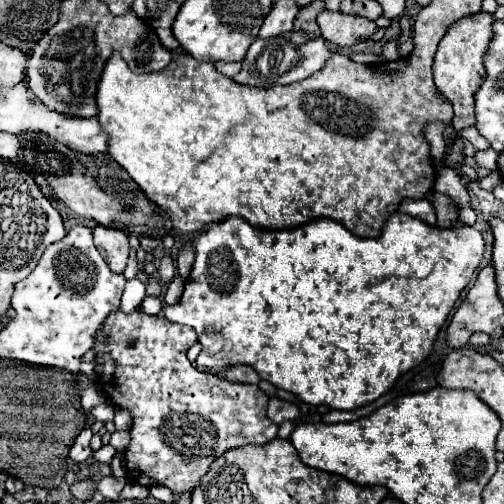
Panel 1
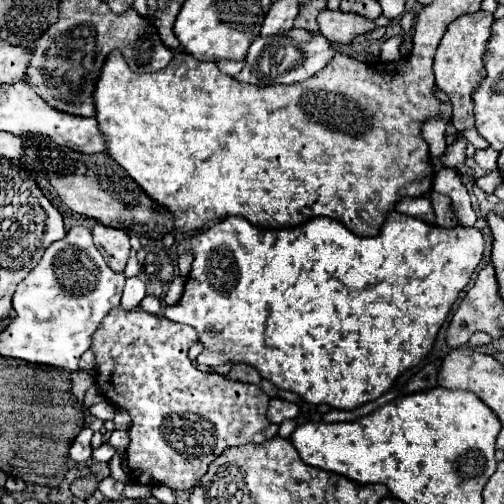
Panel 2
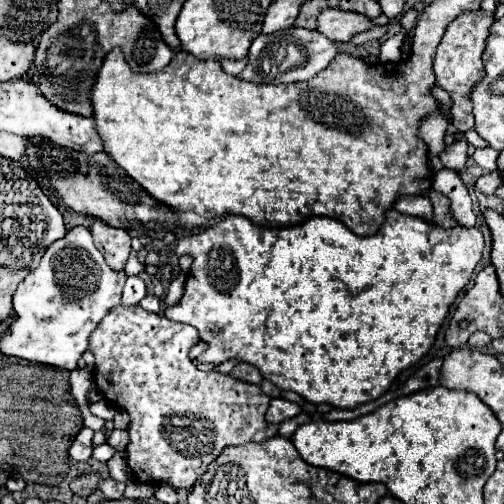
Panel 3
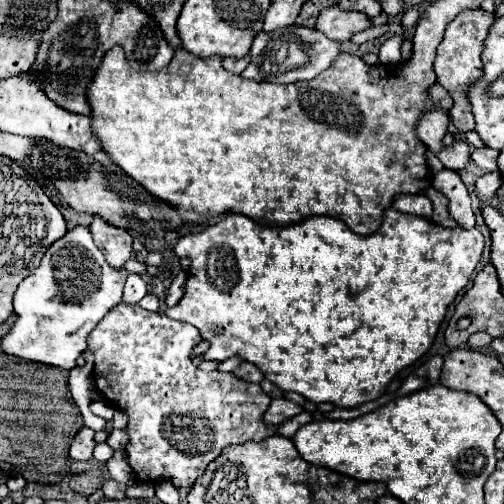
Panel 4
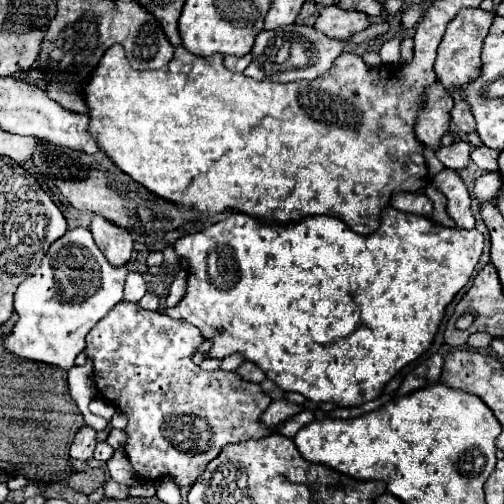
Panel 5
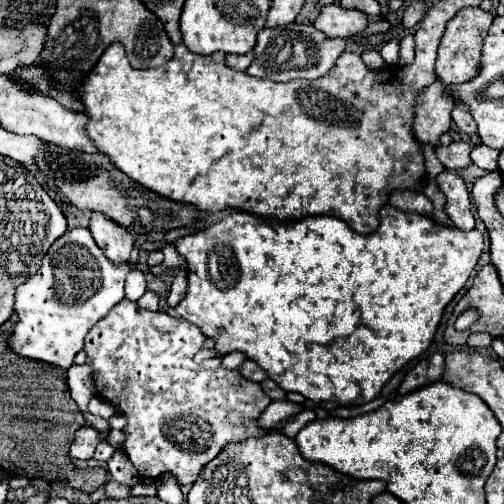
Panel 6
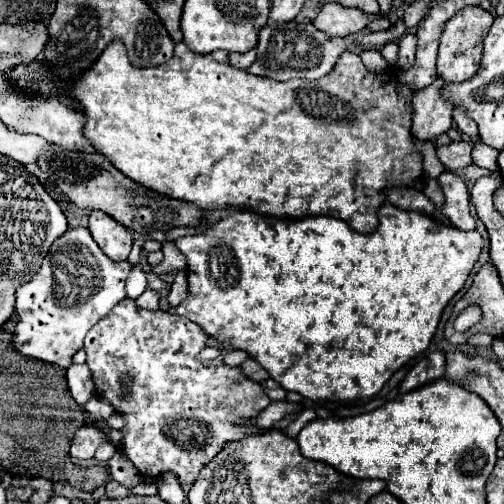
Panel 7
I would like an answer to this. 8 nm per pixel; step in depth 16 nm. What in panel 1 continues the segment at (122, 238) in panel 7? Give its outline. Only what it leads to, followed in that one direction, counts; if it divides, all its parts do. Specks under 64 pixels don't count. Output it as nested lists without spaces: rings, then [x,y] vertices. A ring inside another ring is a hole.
[[[96,224],[92,232],[94,232],[94,244],[102,254],[102,258],[106,260],[106,264],[110,266],[110,270],[124,272],[128,262],[128,252],[130,252],[128,234],[124,230],[106,228],[102,224]]]

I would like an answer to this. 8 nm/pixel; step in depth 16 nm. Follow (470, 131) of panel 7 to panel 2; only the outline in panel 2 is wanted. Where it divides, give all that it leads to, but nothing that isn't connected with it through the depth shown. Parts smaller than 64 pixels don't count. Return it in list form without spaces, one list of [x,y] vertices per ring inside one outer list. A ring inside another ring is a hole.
[[[484,10],[464,14],[448,26],[442,42],[438,44],[438,52],[434,58],[436,86],[442,88],[452,100],[452,126],[458,132],[474,128],[474,114],[472,114],[474,104],[472,104],[470,94],[486,76],[484,64],[482,64],[482,54],[486,50],[486,42],[491,36],[491,25],[494,21],[493,14],[484,12]]]

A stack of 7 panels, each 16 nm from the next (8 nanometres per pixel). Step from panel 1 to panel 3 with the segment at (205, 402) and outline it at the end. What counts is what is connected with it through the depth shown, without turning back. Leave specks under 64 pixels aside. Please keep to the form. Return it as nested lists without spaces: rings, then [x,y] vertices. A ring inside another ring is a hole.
[[[116,306],[90,334],[88,350],[94,354],[94,380],[104,398],[130,416],[126,460],[138,482],[168,482],[174,488],[192,488],[204,474],[208,464],[220,456],[226,446],[246,442],[262,442],[276,434],[278,426],[268,424],[264,414],[270,396],[258,384],[242,382],[222,372],[202,372],[190,360],[190,350],[200,342],[196,328],[166,318],[164,314],[148,312],[140,306]]]

